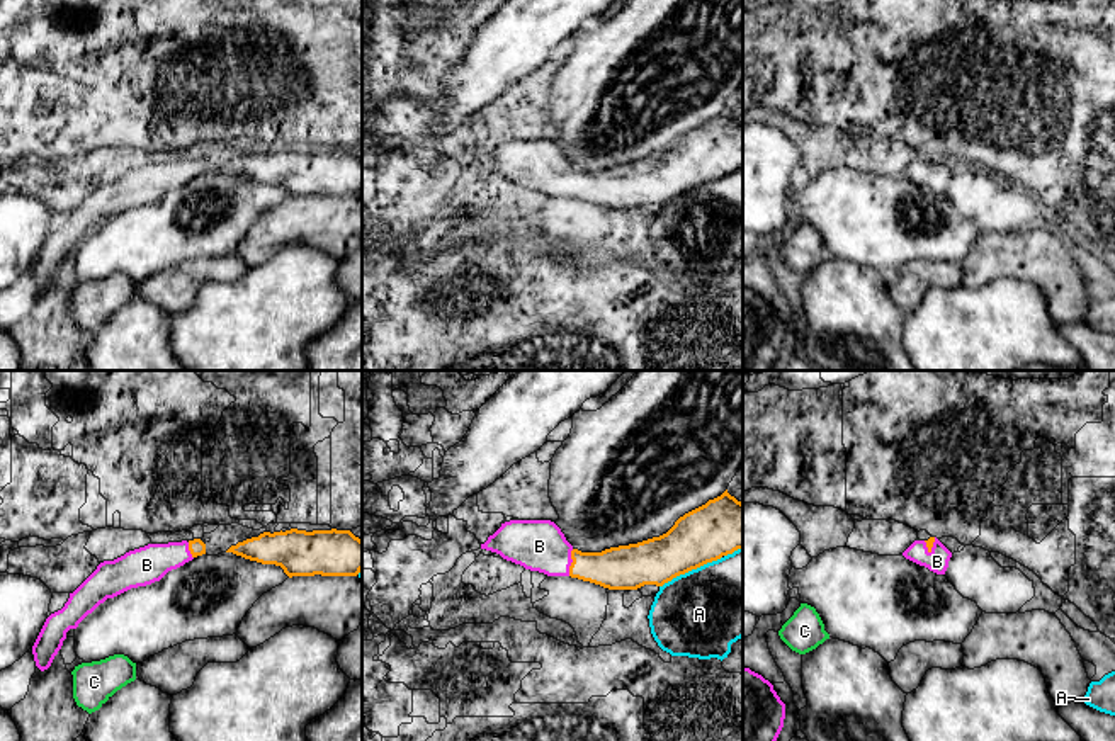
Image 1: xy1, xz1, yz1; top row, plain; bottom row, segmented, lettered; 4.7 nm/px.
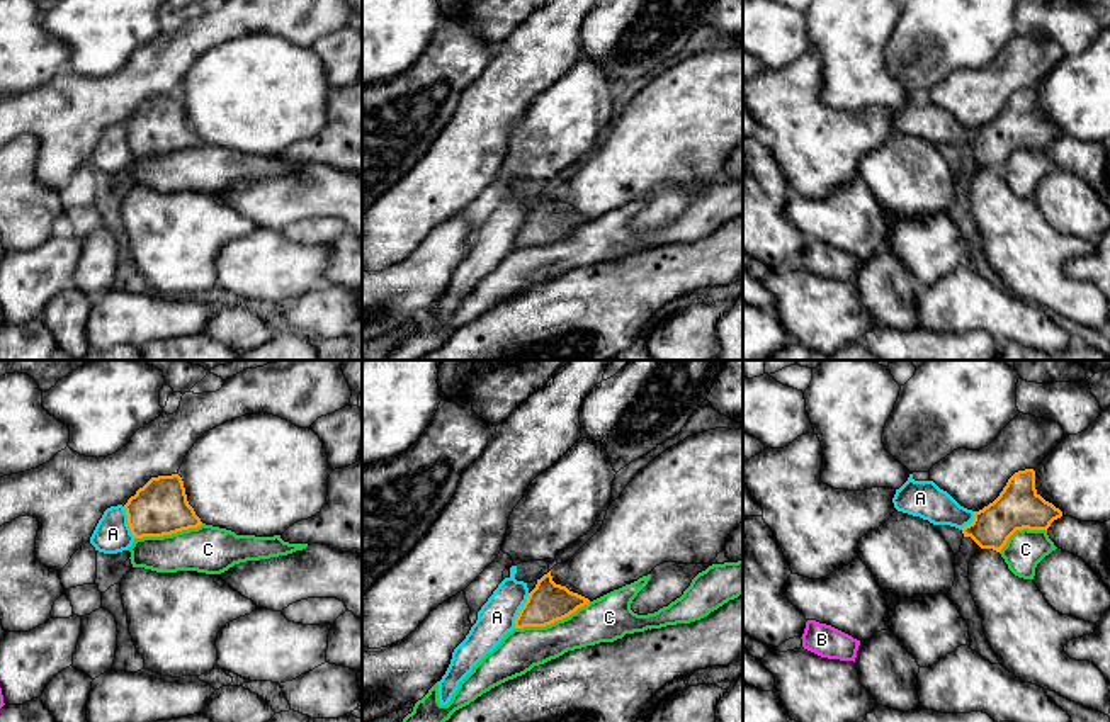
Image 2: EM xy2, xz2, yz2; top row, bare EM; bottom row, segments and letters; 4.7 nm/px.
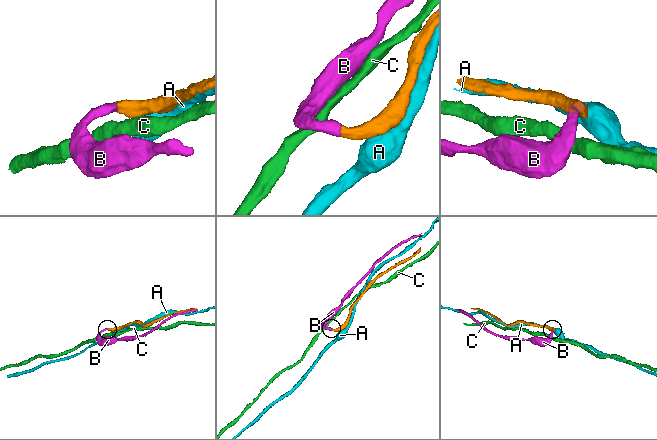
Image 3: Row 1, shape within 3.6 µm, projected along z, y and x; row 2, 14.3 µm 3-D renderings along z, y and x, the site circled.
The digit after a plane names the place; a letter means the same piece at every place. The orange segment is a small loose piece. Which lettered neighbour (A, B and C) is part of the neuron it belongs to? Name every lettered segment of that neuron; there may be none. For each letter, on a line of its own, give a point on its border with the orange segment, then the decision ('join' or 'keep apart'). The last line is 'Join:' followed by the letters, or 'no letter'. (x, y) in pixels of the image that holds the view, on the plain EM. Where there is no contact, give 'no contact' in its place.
A: xz1 (690, 189) | keep apart
B: xz1 (571, 182) | join
C: xz2 (553, 242) | keep apart
Join: B

